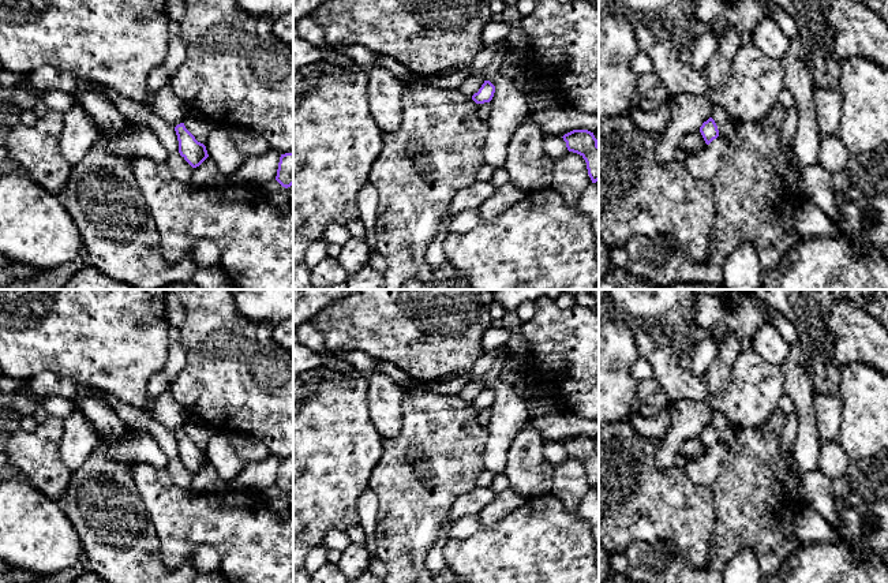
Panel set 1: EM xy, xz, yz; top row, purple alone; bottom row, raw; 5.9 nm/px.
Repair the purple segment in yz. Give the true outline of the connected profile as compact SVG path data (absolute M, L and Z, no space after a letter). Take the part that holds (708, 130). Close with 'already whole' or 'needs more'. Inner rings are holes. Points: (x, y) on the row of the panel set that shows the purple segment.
M712 117L702 123L702 126L700 127L700 132L707 145L709 145L713 139L719 137L717 126Z | already whole

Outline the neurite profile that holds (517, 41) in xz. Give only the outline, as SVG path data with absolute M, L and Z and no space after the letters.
M521 26L517 29L510 29L509 35L507 35L507 46L510 51L521 56L525 53L528 48L528 38Z

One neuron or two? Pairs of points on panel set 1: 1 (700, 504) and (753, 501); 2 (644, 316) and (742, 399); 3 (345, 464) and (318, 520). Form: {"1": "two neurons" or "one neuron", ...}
{"1": "two neurons", "2": "one neuron", "3": "one neuron"}

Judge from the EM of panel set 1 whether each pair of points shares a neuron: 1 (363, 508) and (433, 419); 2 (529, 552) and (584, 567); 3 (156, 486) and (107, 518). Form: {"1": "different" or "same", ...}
{"1": "different", "2": "same", "3": "different"}

